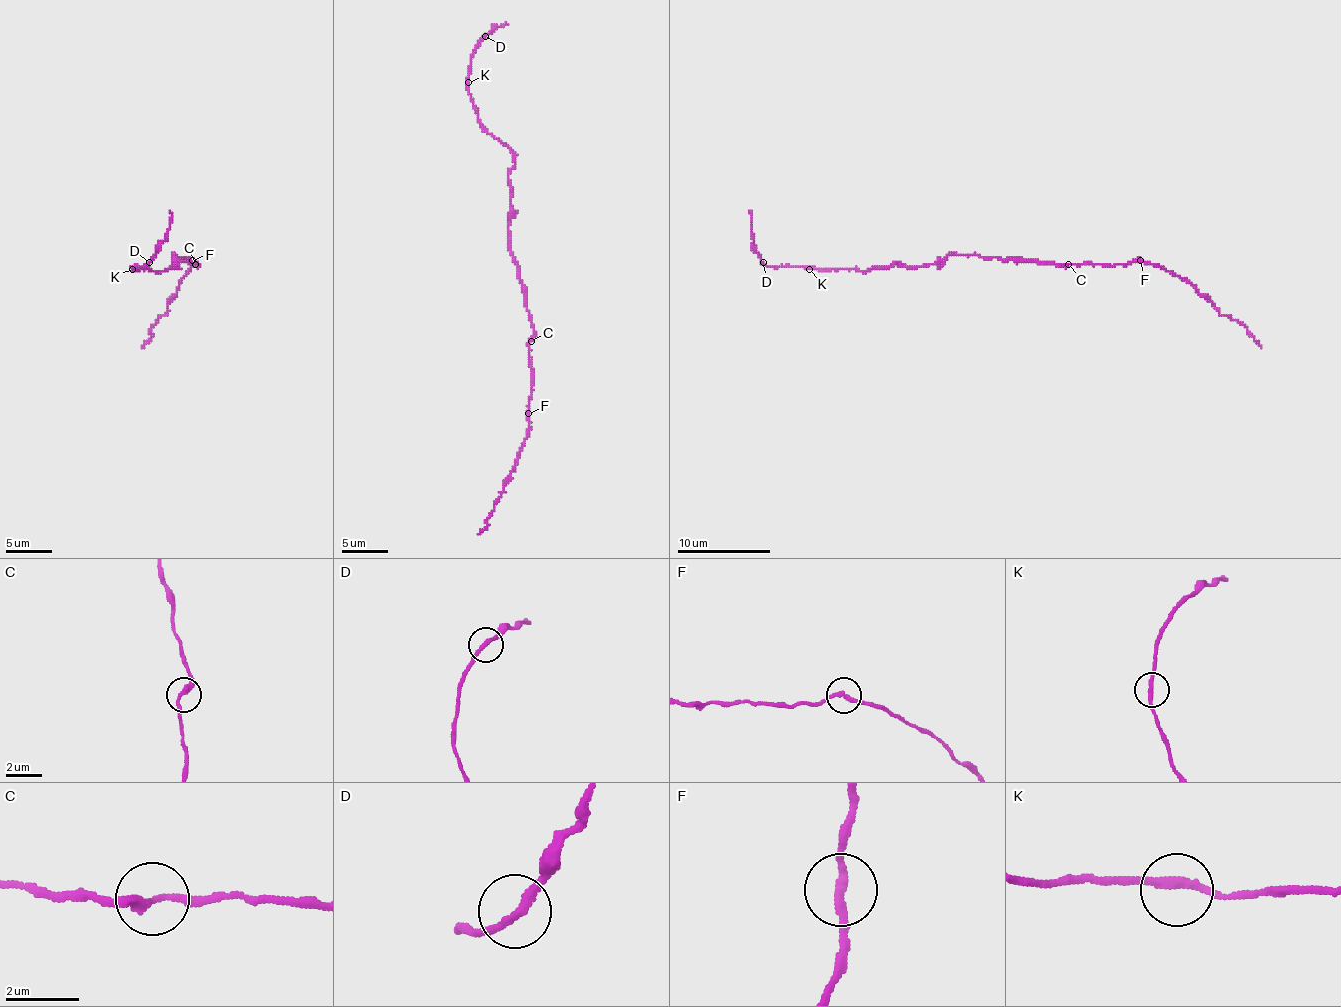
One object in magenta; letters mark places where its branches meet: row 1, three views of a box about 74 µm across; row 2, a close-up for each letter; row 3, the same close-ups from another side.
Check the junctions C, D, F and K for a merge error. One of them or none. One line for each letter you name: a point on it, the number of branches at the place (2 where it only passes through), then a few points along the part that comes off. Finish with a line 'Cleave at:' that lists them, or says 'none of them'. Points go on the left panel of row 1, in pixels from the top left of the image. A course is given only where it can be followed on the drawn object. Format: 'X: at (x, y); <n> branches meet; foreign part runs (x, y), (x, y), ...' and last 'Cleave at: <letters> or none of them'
F: at (192, 260); 2 branches meet; foreign part runs (193, 259), (193, 266), (165, 315), (158, 320), (142, 348)
Cleave at: F

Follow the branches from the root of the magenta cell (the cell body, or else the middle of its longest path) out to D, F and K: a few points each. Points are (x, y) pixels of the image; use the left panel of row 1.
D: (179, 257), (172, 255), (174, 266), (172, 264), (179, 266), (163, 271), (132, 269), (149, 262)
F: (179, 257), (191, 259), (198, 264), (193, 264), (195, 266), (193, 259)
K: (179, 257), (172, 255), (174, 266), (172, 264), (179, 266), (163, 271), (132, 269)

